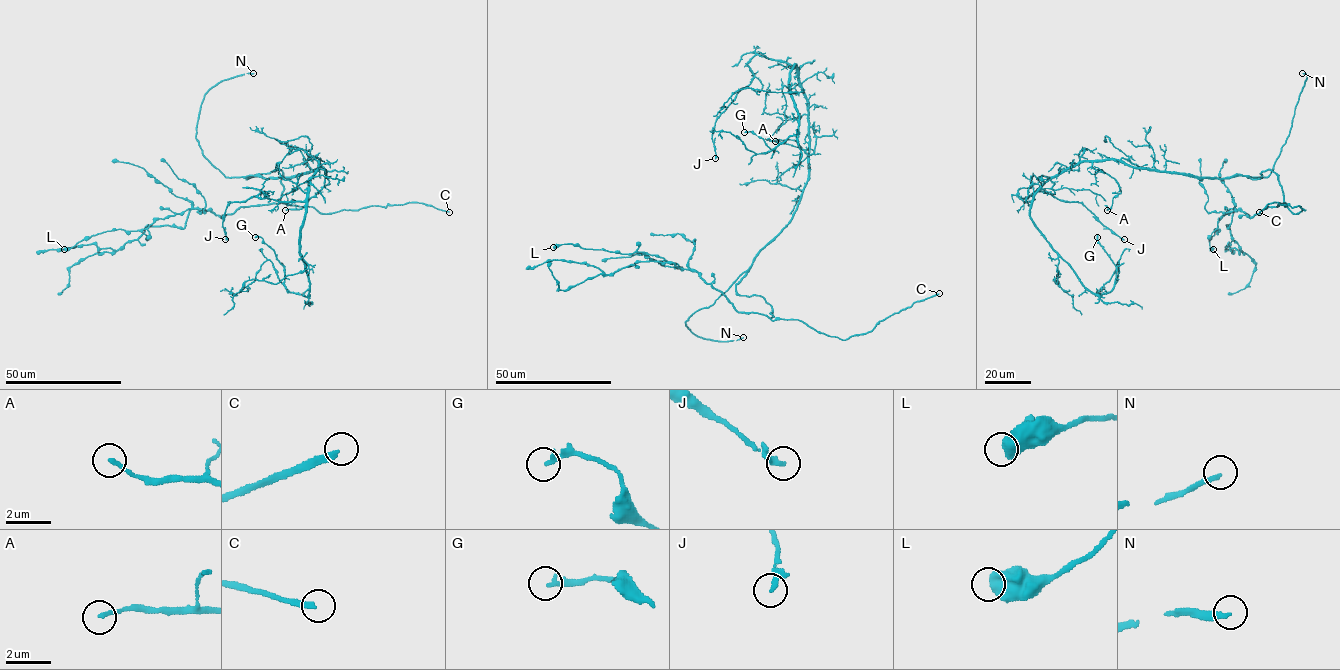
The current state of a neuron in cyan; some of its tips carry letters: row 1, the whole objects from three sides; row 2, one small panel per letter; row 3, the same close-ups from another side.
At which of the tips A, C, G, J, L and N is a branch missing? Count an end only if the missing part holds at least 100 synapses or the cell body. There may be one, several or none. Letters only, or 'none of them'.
C, N

